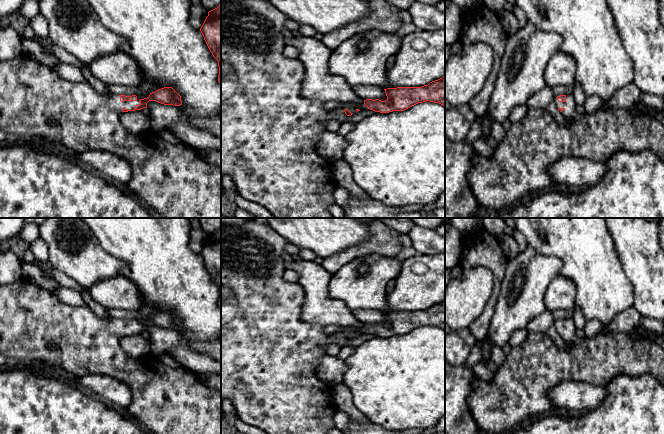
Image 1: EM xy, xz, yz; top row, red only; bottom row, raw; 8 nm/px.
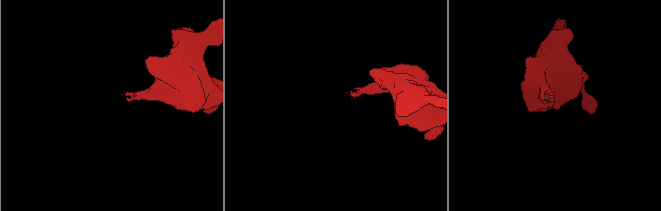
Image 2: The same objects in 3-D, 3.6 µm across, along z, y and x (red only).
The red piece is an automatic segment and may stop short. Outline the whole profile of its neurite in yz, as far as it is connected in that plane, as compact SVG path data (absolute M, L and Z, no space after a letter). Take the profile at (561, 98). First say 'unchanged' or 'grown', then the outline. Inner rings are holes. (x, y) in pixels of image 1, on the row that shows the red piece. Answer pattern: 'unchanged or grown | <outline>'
grown | M572 94L557 96L554 102L569 121L567 125L559 125L546 108L529 109L521 121L512 123L490 158L479 154L472 158L467 178L481 207L500 213L528 193L559 187L551 180L548 167L563 157L582 157L605 163L620 150L638 153L651 149L664 161L664 125L654 115L610 106L581 115L576 111Z

